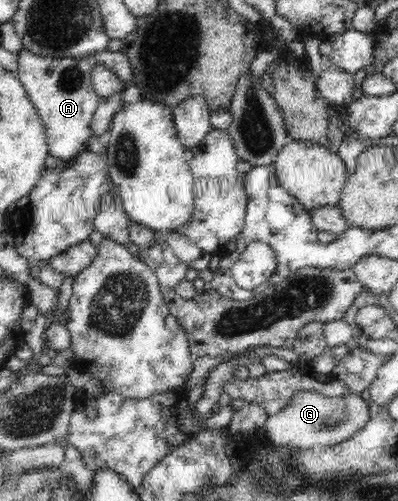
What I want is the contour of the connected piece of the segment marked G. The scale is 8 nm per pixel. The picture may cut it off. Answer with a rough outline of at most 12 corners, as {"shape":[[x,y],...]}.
{"shape":[[295,392],[262,434],[308,449],[346,441],[370,420],[360,394]]}

